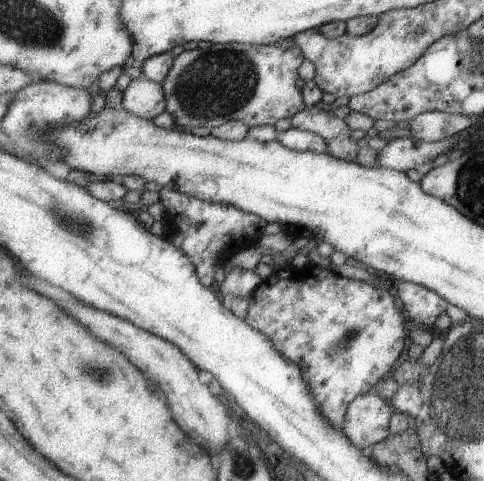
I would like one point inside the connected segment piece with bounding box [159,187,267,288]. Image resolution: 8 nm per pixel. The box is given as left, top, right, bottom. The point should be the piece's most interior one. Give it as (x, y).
(209, 233)

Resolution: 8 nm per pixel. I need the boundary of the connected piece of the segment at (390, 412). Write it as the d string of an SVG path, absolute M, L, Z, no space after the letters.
M374 390L360 394L348 405L343 433L356 448L364 450L391 433L389 420L393 415L397 413L391 403Z

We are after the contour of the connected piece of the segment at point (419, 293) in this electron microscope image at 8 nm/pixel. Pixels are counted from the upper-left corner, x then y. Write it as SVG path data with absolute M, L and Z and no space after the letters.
M403 281L396 286L396 292L402 300L404 314L413 325L432 328L438 316L446 312L448 301L440 294L428 290L425 286Z

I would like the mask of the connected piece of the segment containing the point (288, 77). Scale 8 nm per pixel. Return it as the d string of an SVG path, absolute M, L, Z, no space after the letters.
M292 38L279 40L276 44L269 45L254 45L246 43L232 44L230 43L213 43L211 50L202 50L196 48L194 50L184 50L181 54L176 56L173 60L172 68L168 73L168 76L164 79L163 90L166 98L166 111L174 116L177 127L181 128L198 128L206 126L206 128L213 129L219 127L228 121L238 120L244 122L248 128L258 127L262 125L274 125L278 120L292 118L295 114L298 114L301 110L304 110L306 105L304 99L302 99L302 91L296 86L298 80L298 68L300 64L304 62L305 56L300 50L300 46L292 40Z

